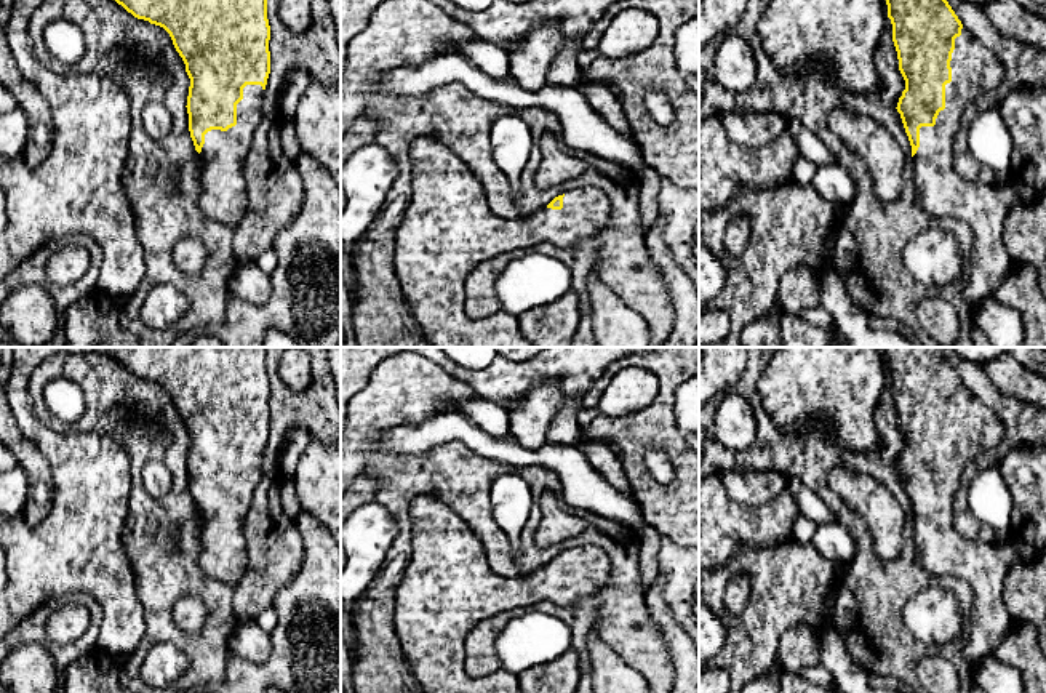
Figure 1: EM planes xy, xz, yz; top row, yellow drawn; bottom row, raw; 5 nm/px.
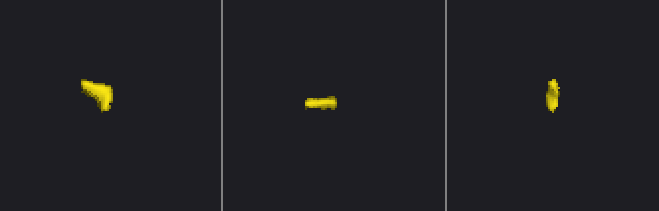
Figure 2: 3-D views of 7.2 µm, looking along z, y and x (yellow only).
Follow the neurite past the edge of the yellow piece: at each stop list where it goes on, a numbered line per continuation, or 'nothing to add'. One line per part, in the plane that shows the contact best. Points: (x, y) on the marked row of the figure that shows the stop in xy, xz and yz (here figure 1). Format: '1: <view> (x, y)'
1: yz (976, 69)

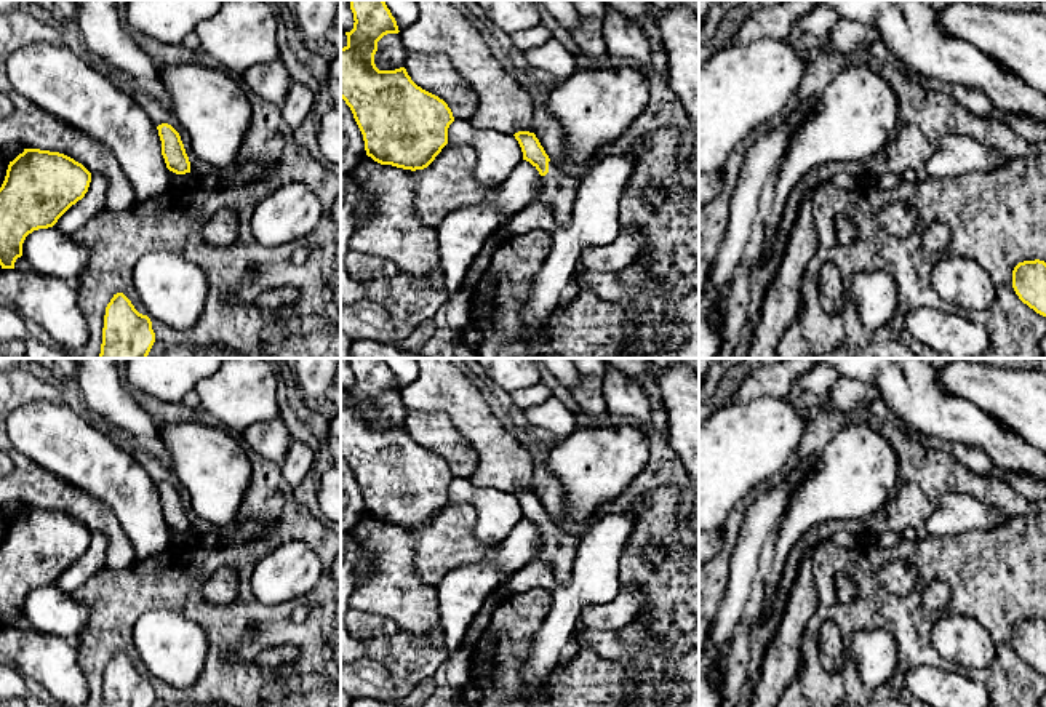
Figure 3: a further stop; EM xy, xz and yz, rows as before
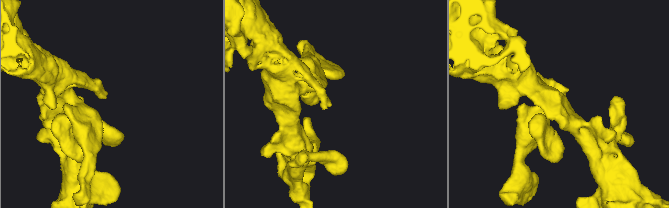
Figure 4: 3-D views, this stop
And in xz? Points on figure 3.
1: xz (557, 189)

